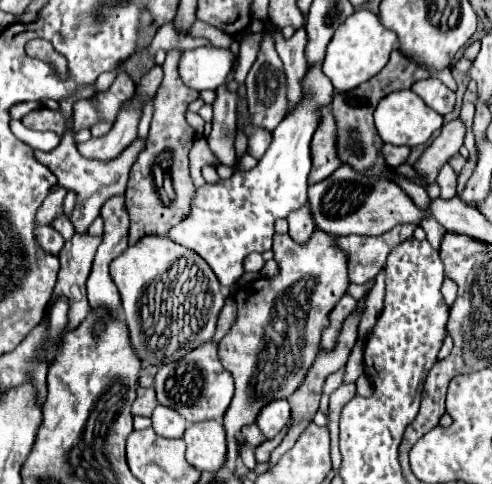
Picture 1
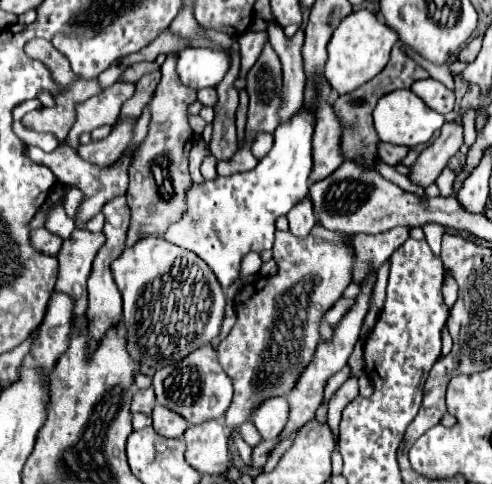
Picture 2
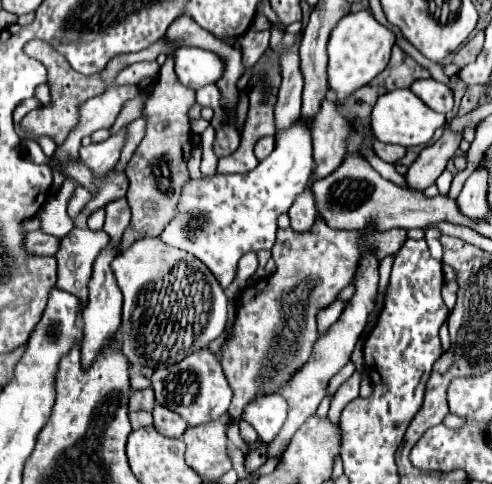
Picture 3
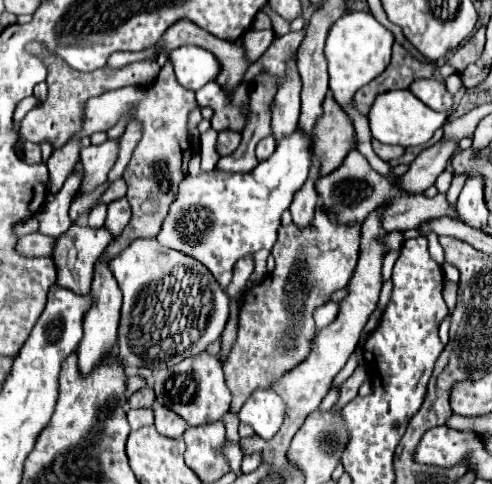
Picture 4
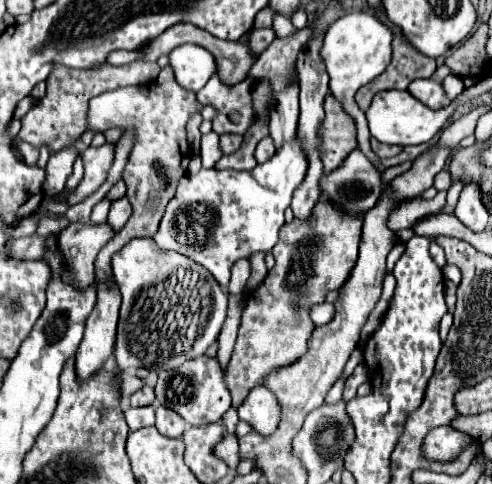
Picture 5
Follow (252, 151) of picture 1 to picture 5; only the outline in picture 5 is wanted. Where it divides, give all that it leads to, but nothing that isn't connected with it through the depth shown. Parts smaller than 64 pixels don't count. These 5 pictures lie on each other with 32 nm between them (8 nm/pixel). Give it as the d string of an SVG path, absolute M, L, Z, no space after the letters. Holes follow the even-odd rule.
M264 138L264 140L260 140L260 144L256 146L256 160L258 160L258 164L262 164L262 162L266 162L272 154L276 152L276 148L274 148L274 144L272 144L272 140L270 138Z

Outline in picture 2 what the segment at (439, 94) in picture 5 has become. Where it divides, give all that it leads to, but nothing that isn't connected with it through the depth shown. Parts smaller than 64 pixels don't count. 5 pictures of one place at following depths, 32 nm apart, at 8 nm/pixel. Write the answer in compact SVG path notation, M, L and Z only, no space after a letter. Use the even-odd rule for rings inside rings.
M434 78L414 82L412 92L416 96L420 96L432 110L436 110L440 114L448 114L454 108L454 92L448 90L442 82L438 82Z

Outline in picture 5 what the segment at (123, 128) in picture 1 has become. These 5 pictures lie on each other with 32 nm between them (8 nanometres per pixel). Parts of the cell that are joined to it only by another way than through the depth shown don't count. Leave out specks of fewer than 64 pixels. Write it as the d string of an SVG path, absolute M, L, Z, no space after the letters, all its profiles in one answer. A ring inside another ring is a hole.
M104 144L100 148L84 148L82 150L82 162L84 162L84 178L78 184L76 190L70 192L68 204L76 204L96 192L100 184L106 180L106 174L114 162L114 144Z

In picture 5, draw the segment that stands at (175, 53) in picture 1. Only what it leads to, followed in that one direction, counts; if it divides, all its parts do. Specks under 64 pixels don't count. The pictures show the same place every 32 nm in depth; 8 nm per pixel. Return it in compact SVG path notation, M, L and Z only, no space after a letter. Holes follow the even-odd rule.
M170 66L162 68L162 72L158 74L158 78L148 84L148 86L126 86L126 88L116 88L116 90L110 90L110 92L104 92L96 98L92 98L88 102L88 124L86 124L86 130L92 130L92 132L102 132L102 130L110 130L110 128L136 128L136 144L130 152L130 160L124 168L124 182L128 186L128 192L126 192L126 198L130 200L132 204L132 216L128 220L128 224L104 246L102 252L106 252L108 260L112 260L112 256L124 248L132 238L152 238L158 230L158 224L164 216L164 208L168 206L168 200L172 200L172 196L176 194L176 184L178 180L186 174L186 168L188 168L188 162L190 162L190 144L186 140L186 122L190 120L190 116L194 112L200 112L202 110L202 104L196 100L196 94L182 88L176 78L174 78L174 72ZM76 146L62 148L60 152L50 156L50 160L46 164L46 182L44 182L44 192L48 196L56 196L62 192L68 176L72 174L72 166L74 166L76 158L78 158Z

